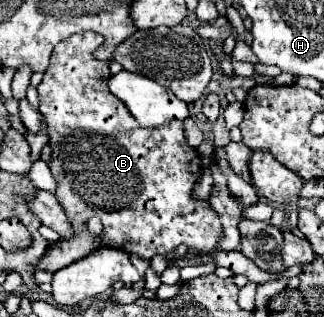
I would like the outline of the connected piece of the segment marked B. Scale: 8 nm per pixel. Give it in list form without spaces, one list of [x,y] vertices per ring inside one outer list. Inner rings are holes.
[[[93,31],[75,33],[69,39],[61,41],[51,55],[51,63],[43,75],[43,81],[37,87],[39,93],[39,111],[45,117],[49,127],[49,143],[53,147],[51,155],[51,173],[57,181],[55,197],[61,203],[67,219],[71,221],[73,235],[69,239],[53,241],[45,253],[37,259],[33,269],[59,271],[79,259],[85,259],[89,253],[101,247],[115,247],[129,255],[139,255],[141,259],[151,259],[163,255],[167,259],[175,257],[177,245],[187,245],[187,259],[211,255],[217,251],[217,245],[223,237],[221,219],[211,209],[209,201],[197,199],[193,189],[201,177],[203,165],[197,149],[189,147],[183,131],[183,121],[169,123],[165,127],[145,129],[125,111],[125,105],[109,91],[107,77],[109,61],[95,59],[95,51],[103,45],[103,35]],[[99,217],[103,223],[101,239],[95,239],[87,231],[87,219]]]

